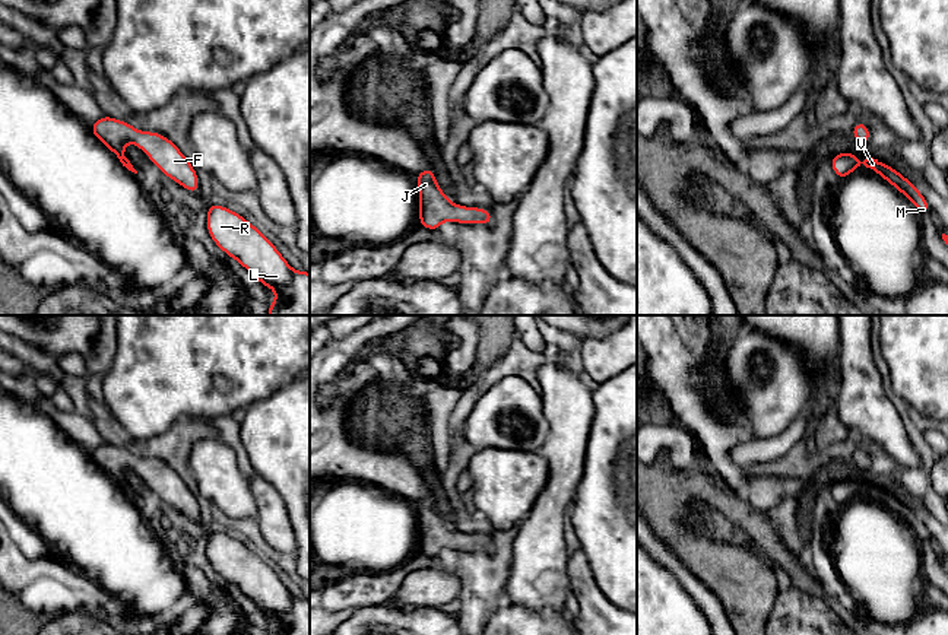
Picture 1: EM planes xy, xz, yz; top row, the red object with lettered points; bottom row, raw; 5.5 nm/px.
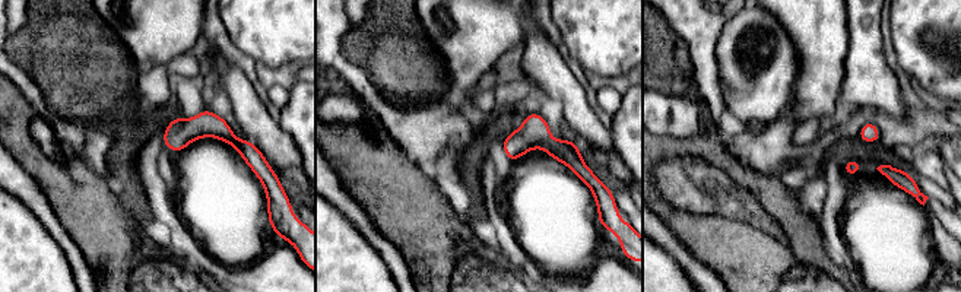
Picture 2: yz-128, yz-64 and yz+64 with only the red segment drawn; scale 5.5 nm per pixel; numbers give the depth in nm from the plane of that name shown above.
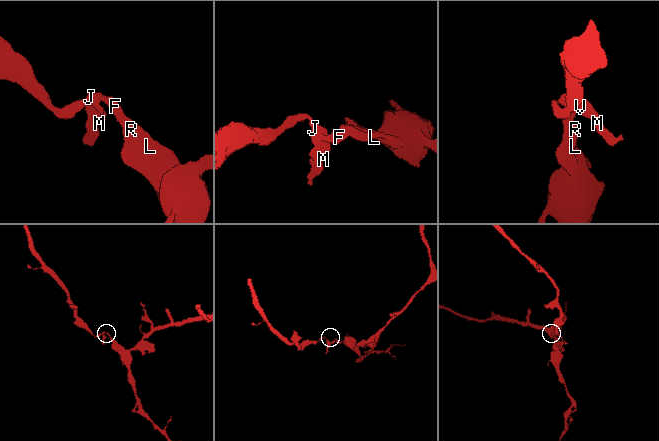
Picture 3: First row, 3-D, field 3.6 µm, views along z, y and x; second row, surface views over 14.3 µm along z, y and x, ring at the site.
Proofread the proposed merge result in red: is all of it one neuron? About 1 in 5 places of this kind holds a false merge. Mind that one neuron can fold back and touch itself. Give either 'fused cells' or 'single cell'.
single cell

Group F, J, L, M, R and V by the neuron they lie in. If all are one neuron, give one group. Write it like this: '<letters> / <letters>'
F J L M R V

